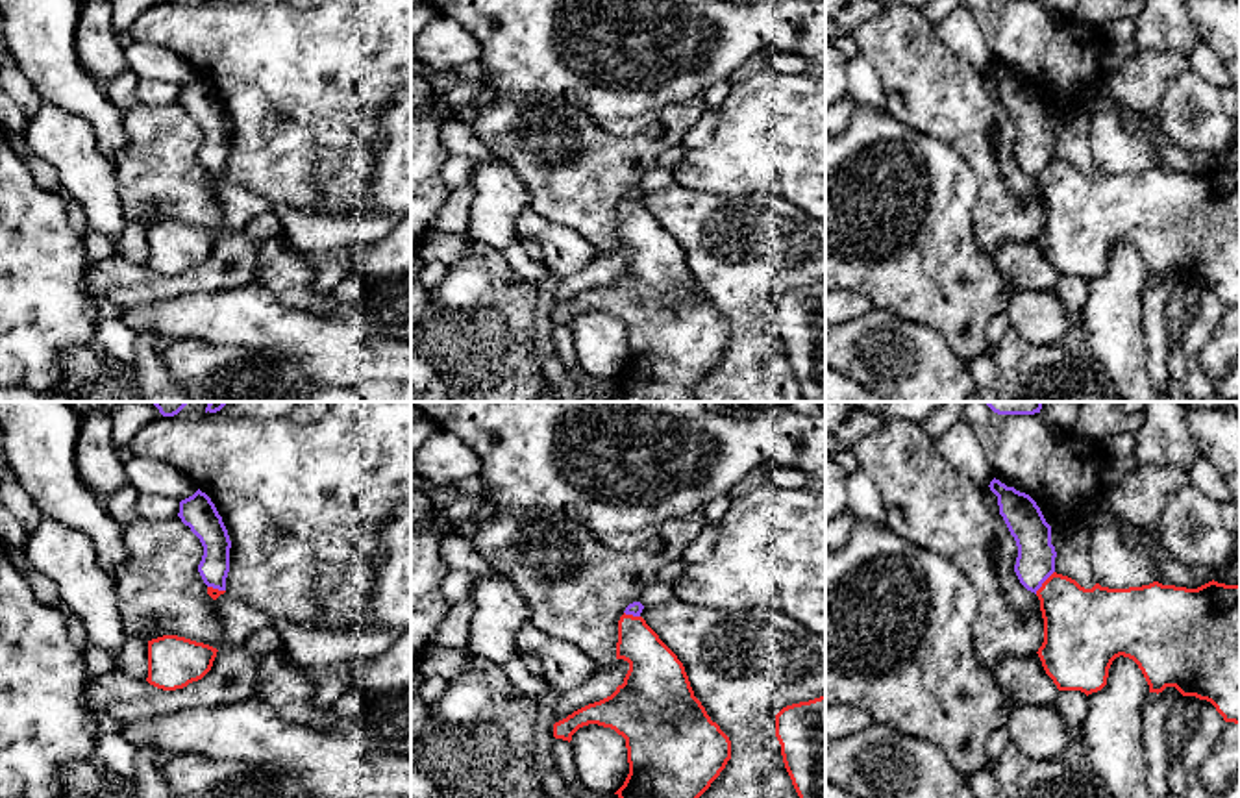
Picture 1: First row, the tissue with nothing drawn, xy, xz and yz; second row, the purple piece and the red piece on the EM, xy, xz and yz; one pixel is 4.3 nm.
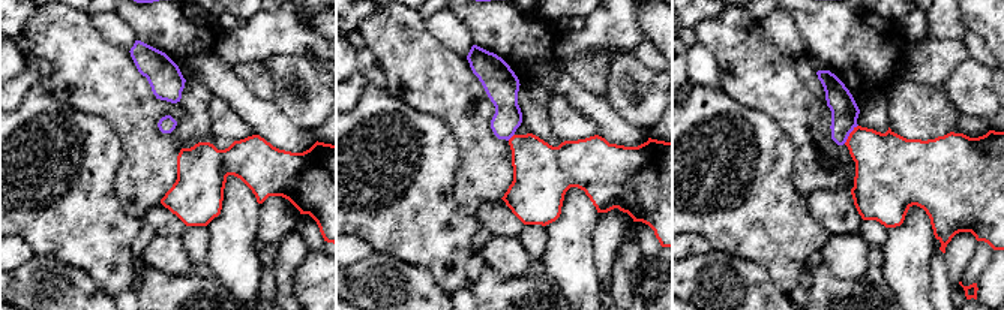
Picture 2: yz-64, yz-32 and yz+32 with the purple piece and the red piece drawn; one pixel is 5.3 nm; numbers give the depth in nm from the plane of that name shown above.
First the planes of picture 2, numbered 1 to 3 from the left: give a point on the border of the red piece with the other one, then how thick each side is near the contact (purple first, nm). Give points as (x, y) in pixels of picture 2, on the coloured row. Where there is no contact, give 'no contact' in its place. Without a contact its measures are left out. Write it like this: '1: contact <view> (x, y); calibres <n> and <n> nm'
1: no contact
2: contact yz-32 (511, 137); calibres 160 and 300 nm
3: contact yz+32 (850, 132); calibres 140 and 320 nm

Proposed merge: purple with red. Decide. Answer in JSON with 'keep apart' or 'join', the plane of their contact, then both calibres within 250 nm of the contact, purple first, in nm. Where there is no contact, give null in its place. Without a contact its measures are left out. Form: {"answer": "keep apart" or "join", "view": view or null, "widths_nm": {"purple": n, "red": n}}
{"answer": "keep apart", "view": "yz", "widths_nm": {"purple": 170, "red": 320}}

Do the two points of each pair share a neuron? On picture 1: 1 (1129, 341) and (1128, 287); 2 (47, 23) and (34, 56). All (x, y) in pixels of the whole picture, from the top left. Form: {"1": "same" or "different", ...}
{"1": "same", "2": "same"}

